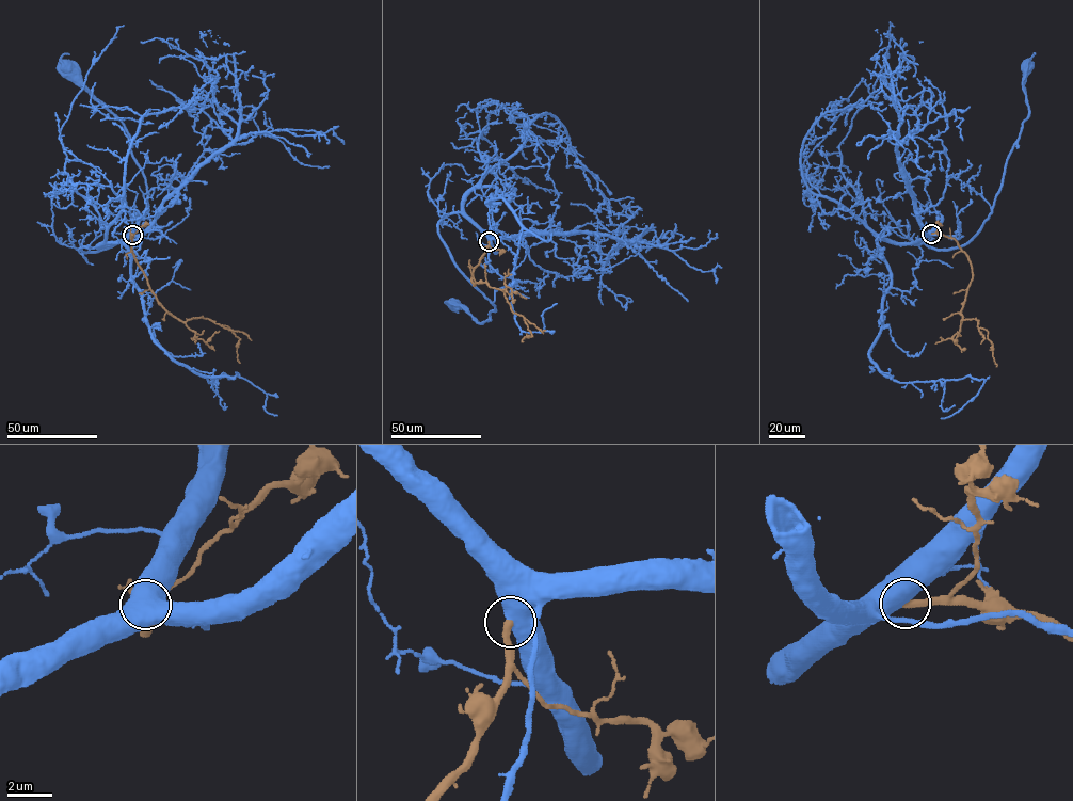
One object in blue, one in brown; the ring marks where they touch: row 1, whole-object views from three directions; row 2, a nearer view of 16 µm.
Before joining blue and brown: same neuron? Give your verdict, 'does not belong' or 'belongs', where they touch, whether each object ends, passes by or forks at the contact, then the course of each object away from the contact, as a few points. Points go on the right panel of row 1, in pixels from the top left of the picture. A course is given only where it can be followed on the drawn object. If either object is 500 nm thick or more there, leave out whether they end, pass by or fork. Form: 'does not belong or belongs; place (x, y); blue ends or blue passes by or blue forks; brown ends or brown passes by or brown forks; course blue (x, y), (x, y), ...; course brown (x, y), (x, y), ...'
belongs; place (931, 234); course blue (931, 233), (913, 244), (937, 249), (961, 246), (992, 210), (1007, 158), (1030, 111), (1023, 84), (1025, 66); course brown (931, 233), (954, 239), (969, 260), (973, 277), (960, 322), (976, 319), (977, 326), (986, 330), (996, 366)

